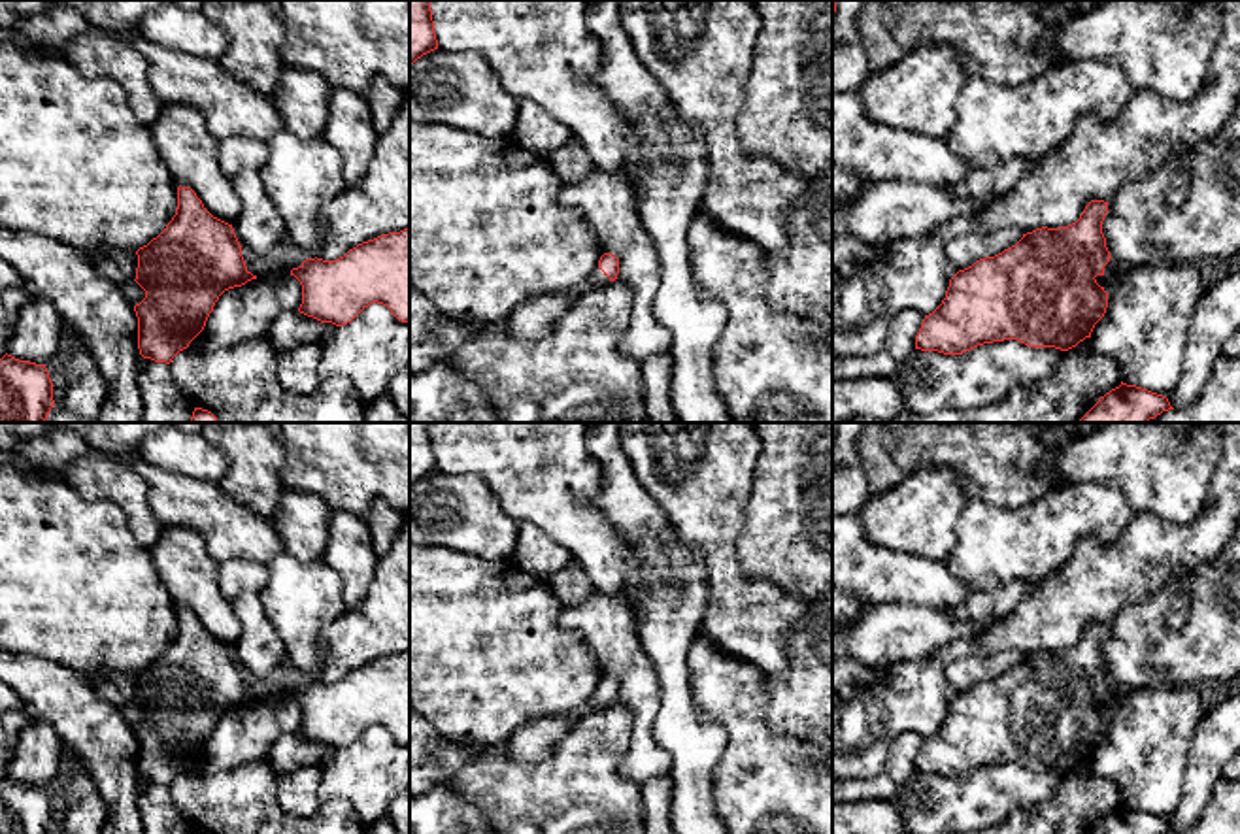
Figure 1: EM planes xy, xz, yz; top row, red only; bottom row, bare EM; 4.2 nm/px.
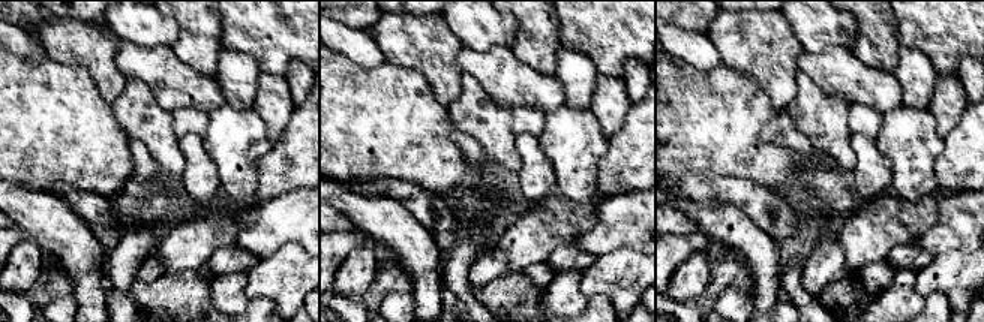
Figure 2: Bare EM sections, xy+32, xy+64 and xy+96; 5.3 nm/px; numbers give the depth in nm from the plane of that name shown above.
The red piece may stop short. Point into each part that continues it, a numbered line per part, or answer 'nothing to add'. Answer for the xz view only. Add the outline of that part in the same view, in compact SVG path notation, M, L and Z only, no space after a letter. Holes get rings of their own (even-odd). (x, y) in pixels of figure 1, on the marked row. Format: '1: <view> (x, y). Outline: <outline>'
1: xz (535, 317). Outline: M596 266L581 291L544 292L527 296L508 317L508 332L517 340L542 340L568 311L572 300L589 287L604 285L610 277Z

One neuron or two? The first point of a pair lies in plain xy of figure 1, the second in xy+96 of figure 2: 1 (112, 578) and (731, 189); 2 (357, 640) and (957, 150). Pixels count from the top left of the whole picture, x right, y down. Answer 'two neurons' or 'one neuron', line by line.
1: two neurons
2: one neuron

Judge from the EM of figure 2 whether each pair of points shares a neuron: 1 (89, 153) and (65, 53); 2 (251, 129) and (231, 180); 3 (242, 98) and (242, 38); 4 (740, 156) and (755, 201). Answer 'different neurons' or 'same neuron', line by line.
1: different neurons
2: same neuron
3: different neurons
4: different neurons

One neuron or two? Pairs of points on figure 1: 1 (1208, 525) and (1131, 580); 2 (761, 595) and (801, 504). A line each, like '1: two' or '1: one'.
1: one
2: two

